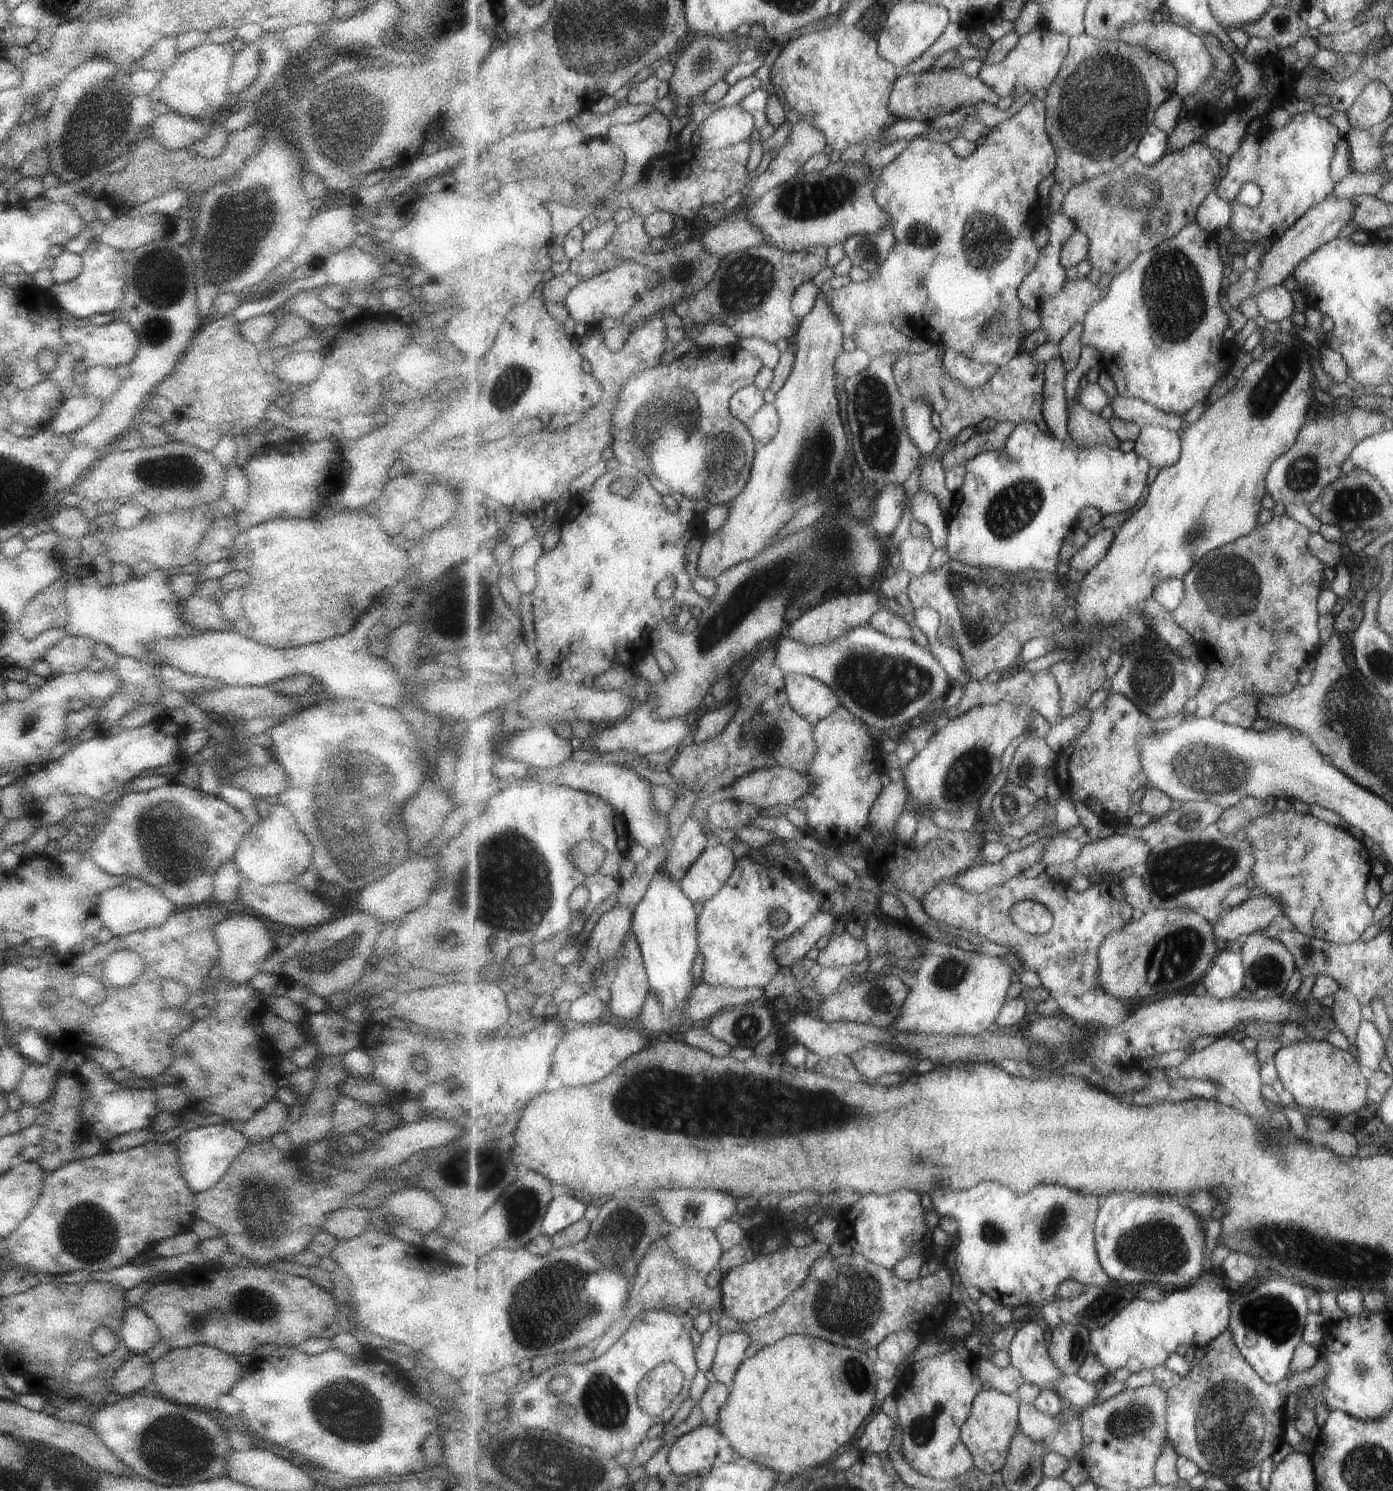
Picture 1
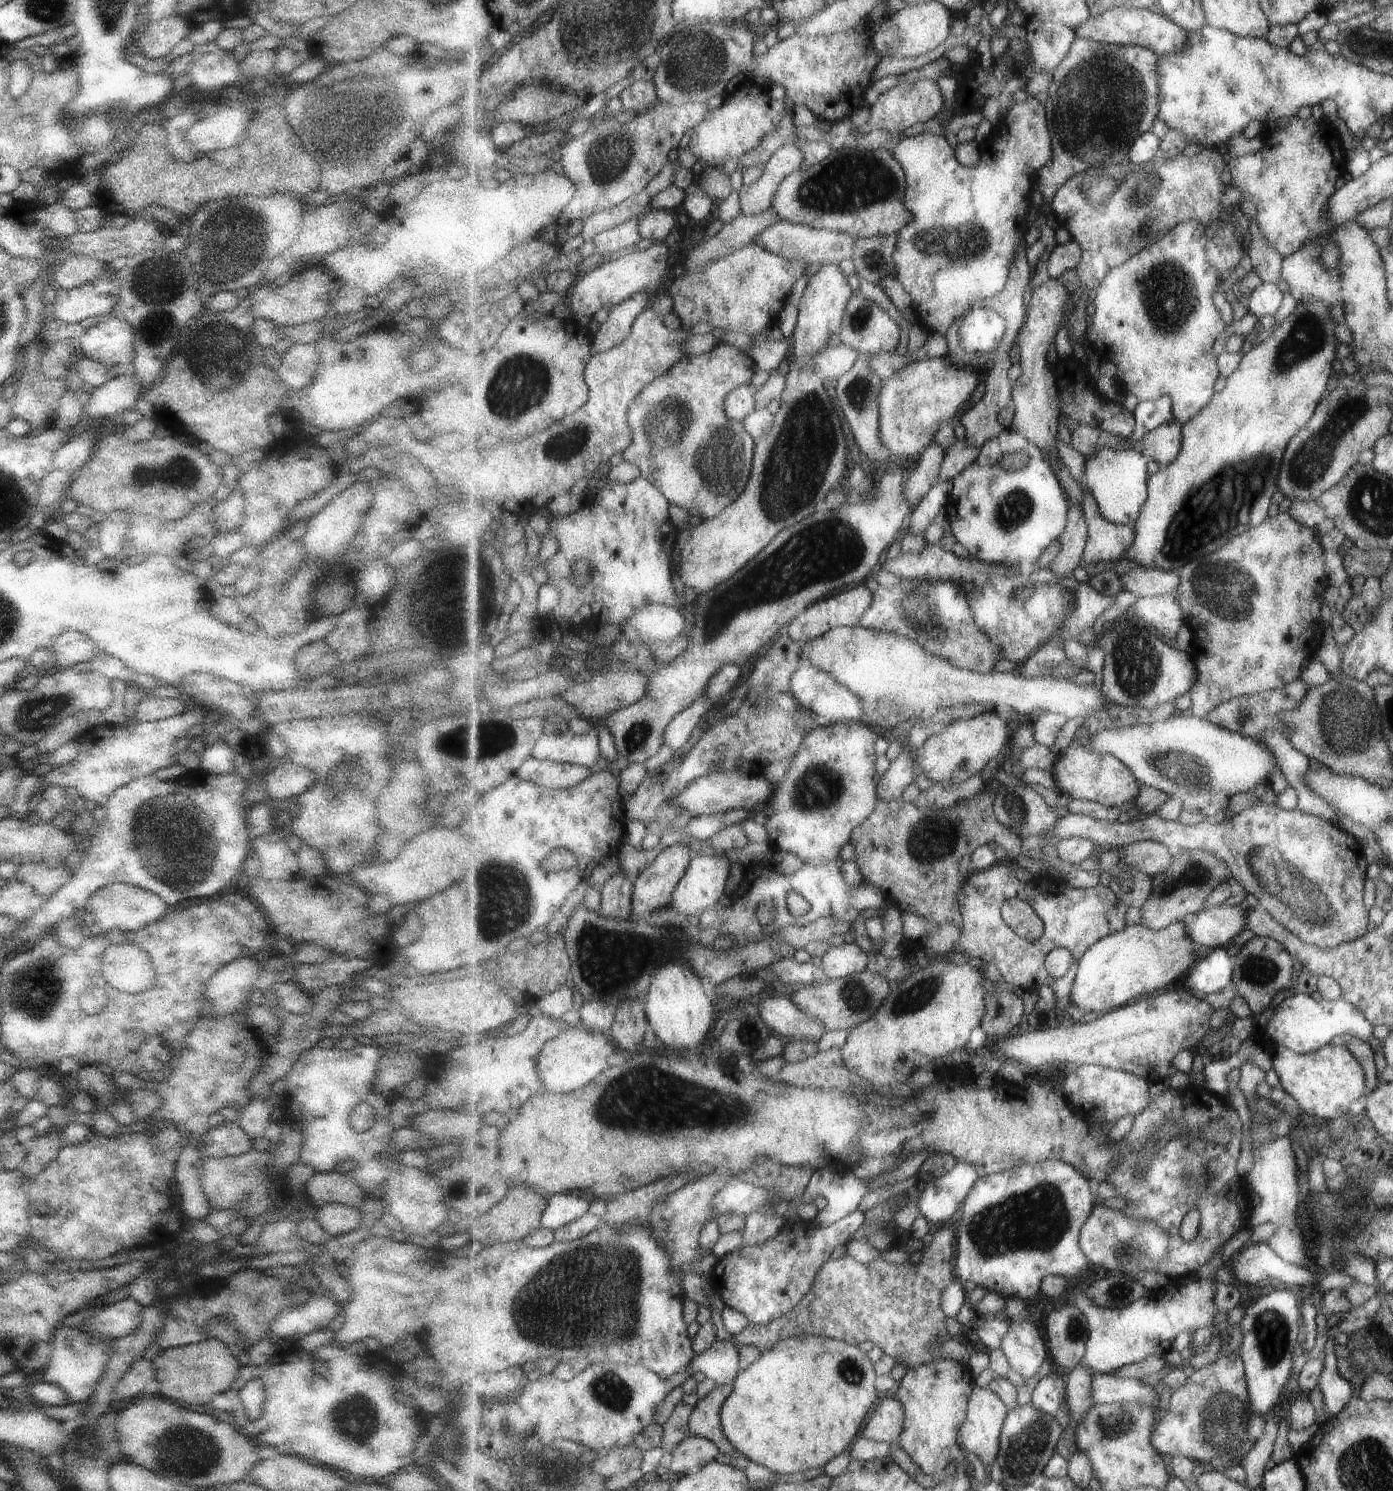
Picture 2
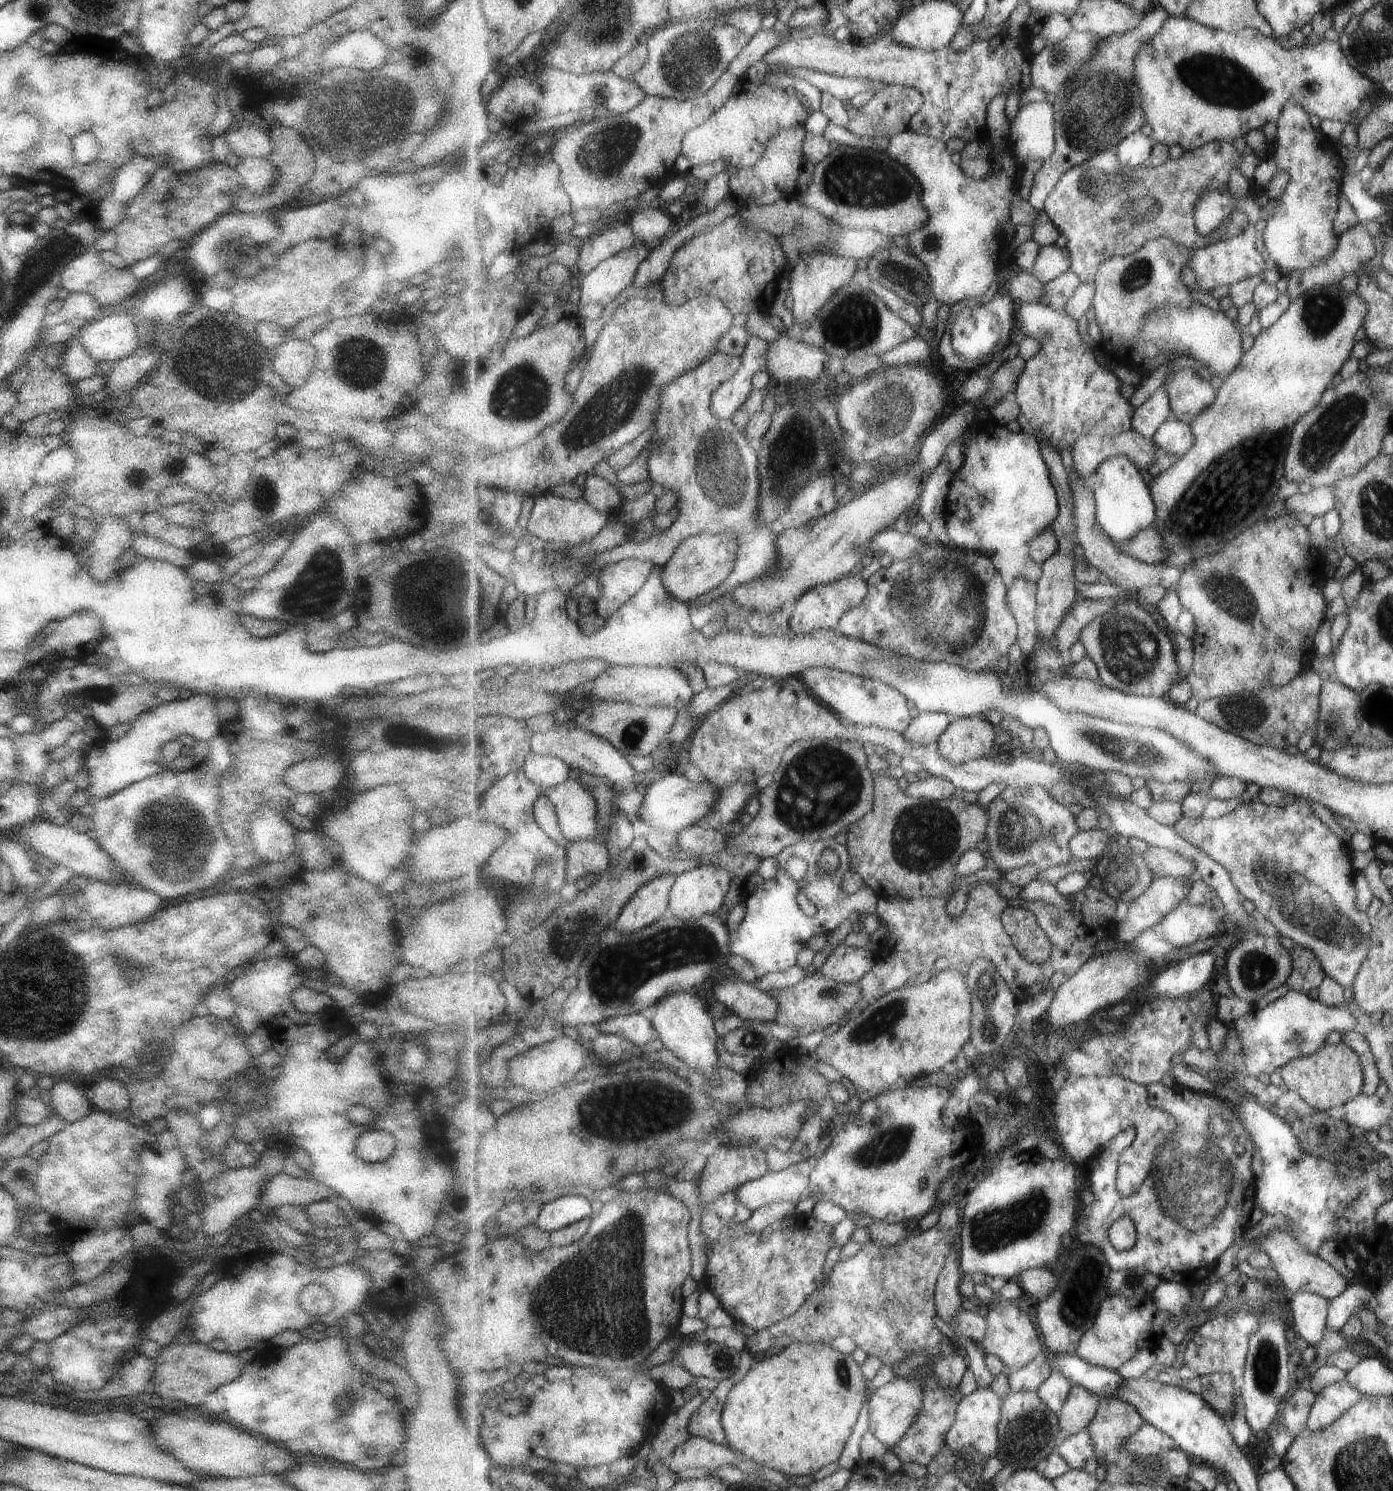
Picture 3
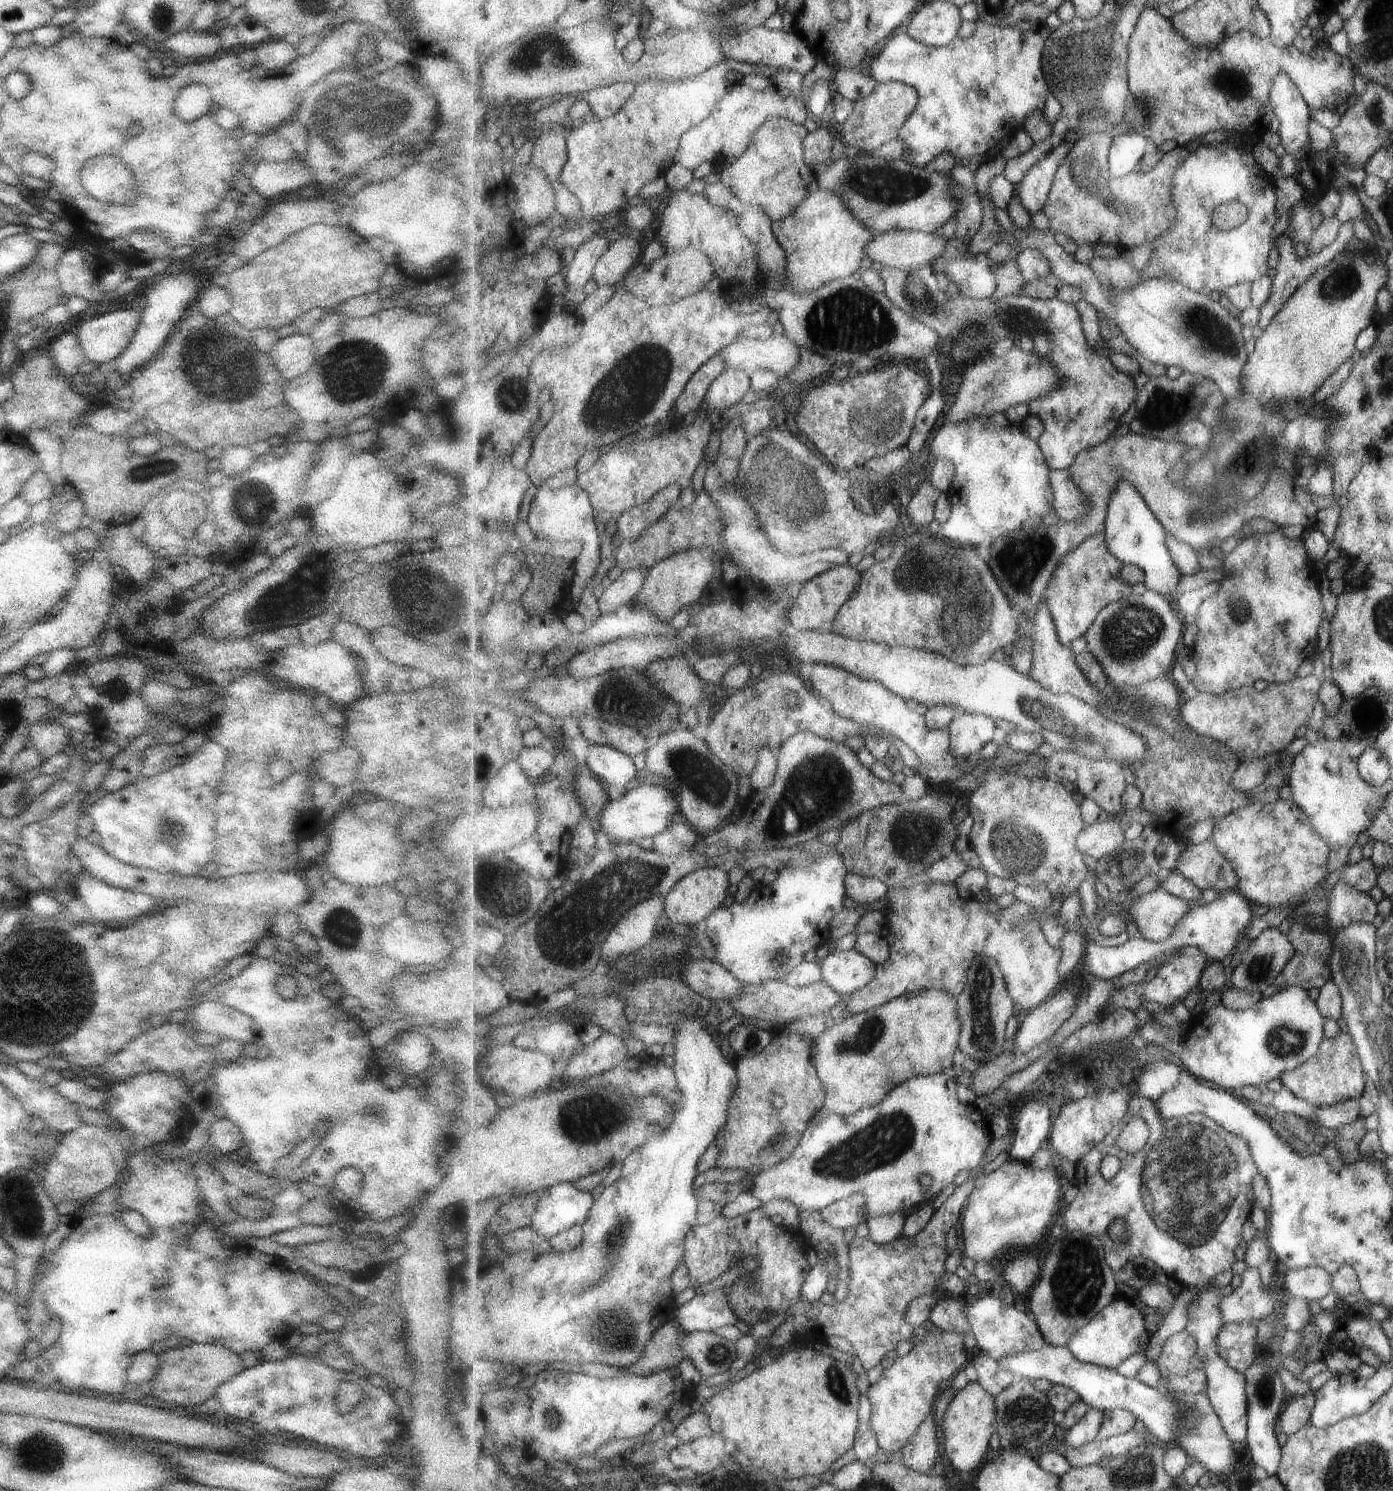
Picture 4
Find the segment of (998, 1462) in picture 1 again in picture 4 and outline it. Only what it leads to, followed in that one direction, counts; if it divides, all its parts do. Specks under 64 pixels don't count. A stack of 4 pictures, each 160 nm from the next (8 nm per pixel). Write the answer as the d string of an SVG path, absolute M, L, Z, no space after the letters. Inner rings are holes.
M979 1383L968 1384L952 1396L952 1403L949 1405L945 1418L939 1420L939 1424L944 1428L944 1446L955 1469L961 1471L962 1475L972 1472L975 1474L984 1466L983 1462L986 1462L985 1456L989 1452L991 1436L996 1430L996 1398Z

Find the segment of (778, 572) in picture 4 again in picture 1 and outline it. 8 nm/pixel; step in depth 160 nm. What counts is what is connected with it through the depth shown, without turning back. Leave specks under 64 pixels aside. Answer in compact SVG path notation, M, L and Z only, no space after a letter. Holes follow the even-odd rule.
M738 343L718 349L704 349L699 348L697 345L692 345L688 352L681 355L678 359L668 364L660 364L657 367L650 368L649 371L645 371L640 375L632 376L632 379L629 379L624 386L624 390L620 392L616 400L616 407L612 412L612 433L614 439L611 448L613 448L619 464L641 468L661 495L671 495L677 502L682 498L694 498L709 501L710 506L714 506L714 504L728 505L745 490L752 475L752 464L754 463L756 448L759 445L753 438L752 432L748 429L748 425L733 416L730 400L743 387L753 385L756 376L760 374L763 367L765 367L764 362L759 356L753 354L750 350L745 350Z

